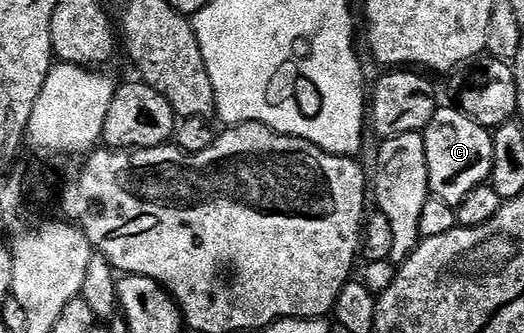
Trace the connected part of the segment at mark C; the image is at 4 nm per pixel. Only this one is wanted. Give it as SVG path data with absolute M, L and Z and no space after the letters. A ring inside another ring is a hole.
M440 107L423 133L428 156L430 192L450 205L459 205L473 187L488 184L493 167L492 130L473 123L459 108Z

